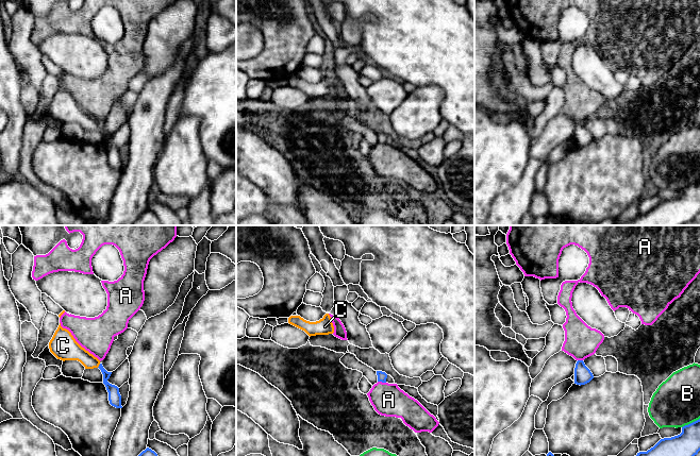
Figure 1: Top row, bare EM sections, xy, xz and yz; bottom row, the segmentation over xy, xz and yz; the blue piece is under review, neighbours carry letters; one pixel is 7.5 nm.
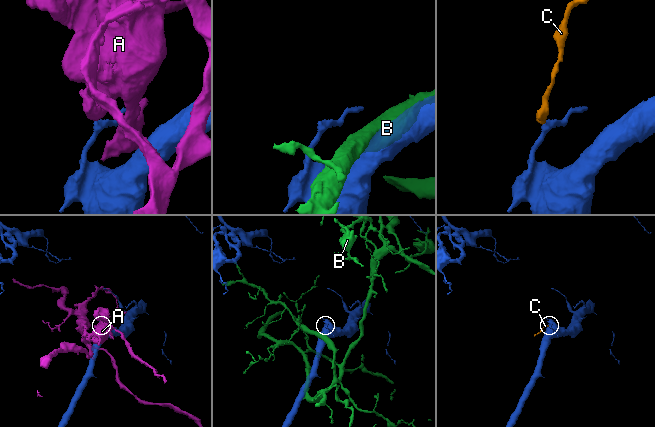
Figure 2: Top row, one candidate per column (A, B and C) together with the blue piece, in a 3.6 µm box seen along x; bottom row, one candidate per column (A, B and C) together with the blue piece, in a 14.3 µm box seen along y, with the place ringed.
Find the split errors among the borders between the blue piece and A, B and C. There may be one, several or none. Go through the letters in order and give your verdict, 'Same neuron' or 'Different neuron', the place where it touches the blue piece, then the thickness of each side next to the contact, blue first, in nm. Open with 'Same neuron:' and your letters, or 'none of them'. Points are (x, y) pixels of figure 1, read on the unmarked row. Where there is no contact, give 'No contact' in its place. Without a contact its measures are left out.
Same neuron: C
A: Different neuron. Touches blue at xz (382, 144). Thickness 70 nm (blue) against 240 nm
B: Different neuron. Touches blue at yz (690, 185). Thickness 220 nm (blue) against 360 nm
C: Same neuron. Touches blue at xy (99, 128). Thickness 90 nm (blue) against 160 nm

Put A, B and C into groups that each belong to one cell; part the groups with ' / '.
A / B / C

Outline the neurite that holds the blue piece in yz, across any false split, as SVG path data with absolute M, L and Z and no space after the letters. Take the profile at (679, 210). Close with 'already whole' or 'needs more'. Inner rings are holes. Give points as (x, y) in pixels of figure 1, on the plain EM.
M700 181L682 189L682 195L661 201L647 214L615 225L684 225L700 213Z | already whole

